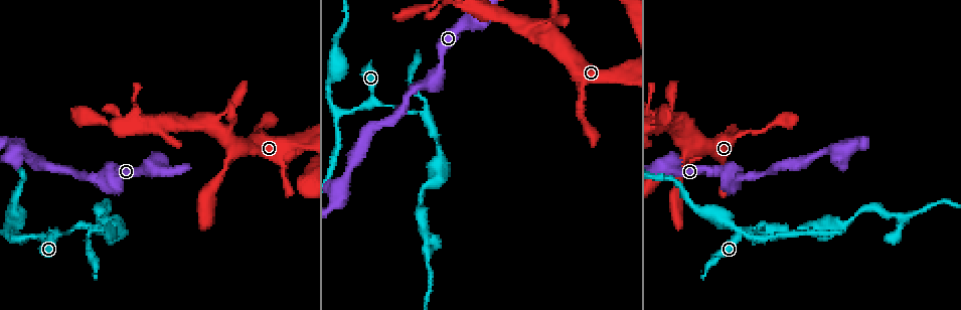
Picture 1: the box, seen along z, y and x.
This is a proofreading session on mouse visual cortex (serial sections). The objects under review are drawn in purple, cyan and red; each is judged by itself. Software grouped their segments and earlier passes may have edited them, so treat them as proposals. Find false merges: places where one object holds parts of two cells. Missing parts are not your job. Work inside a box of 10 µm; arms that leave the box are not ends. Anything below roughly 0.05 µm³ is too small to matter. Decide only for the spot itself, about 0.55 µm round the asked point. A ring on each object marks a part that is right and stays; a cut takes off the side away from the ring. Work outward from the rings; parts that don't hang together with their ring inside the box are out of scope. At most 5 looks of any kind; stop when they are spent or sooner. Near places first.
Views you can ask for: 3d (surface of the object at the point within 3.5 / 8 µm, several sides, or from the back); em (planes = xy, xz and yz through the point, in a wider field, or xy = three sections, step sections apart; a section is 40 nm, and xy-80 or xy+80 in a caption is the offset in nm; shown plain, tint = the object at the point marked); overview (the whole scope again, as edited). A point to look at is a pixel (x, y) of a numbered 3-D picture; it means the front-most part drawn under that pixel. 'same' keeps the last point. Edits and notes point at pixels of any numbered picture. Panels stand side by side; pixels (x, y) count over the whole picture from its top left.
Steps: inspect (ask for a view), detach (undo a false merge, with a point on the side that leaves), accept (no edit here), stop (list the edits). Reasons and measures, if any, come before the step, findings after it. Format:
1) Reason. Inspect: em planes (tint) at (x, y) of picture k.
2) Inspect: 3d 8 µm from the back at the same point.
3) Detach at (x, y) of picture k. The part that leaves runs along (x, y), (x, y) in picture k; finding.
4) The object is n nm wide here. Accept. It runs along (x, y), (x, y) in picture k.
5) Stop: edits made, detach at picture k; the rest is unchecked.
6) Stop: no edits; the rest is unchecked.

Calibre changes. Inspect: 3d 8 µm at (423, 116) of picture 1.

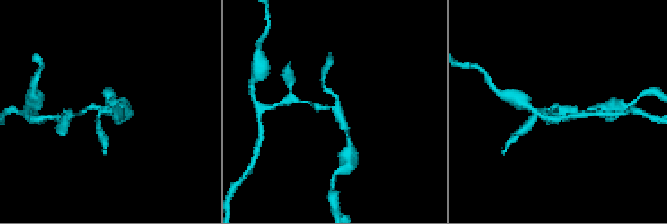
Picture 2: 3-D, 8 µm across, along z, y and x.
Inspect: 3d 3.5 µm at the same point.

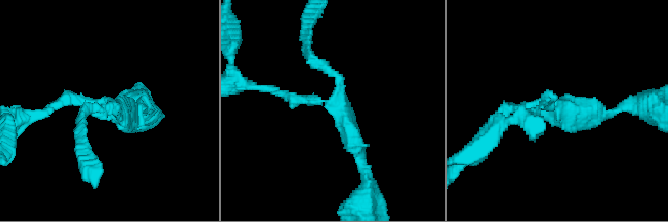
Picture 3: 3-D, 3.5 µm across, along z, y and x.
3 arms meet here; the arms are 150, 150, 250 nm wide. Inspect: em planes (tint) at (332, 104) of picture 3.

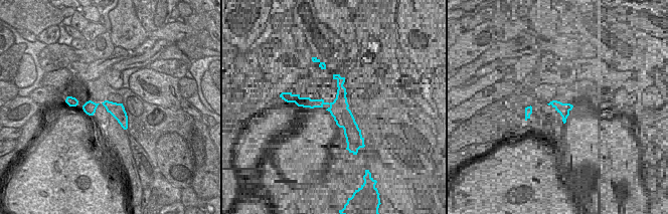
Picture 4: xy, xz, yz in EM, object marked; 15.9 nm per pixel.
Detach at (104, 114) of picture 3. The part that leaves runs along (103, 101), (133, 114), (143, 107) in picture 3; a second cell is stuck on.

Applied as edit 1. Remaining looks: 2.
Inspect: 3d 8 µm at (217, 119) of picture 1.

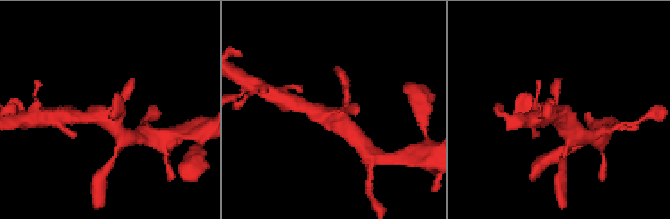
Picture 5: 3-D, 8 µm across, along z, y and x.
4 arms meet here; the arms are 150, 200, 350, 500 nm wide; shape alone is not enough. Inspect: em planes (tint) at the same point.

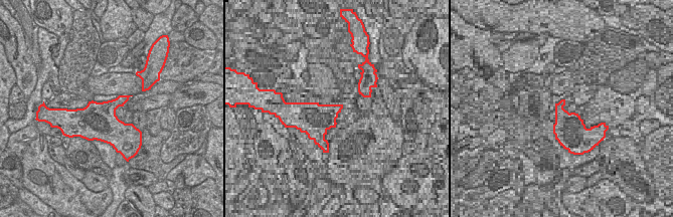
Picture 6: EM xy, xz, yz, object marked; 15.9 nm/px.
Accept. It runs along (348, 127), (336, 117), (300, 105) in picture 5; continuous, no second cell.

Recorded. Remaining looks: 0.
Stop: edits made, detach at picture 3; the rest is unchecked.

